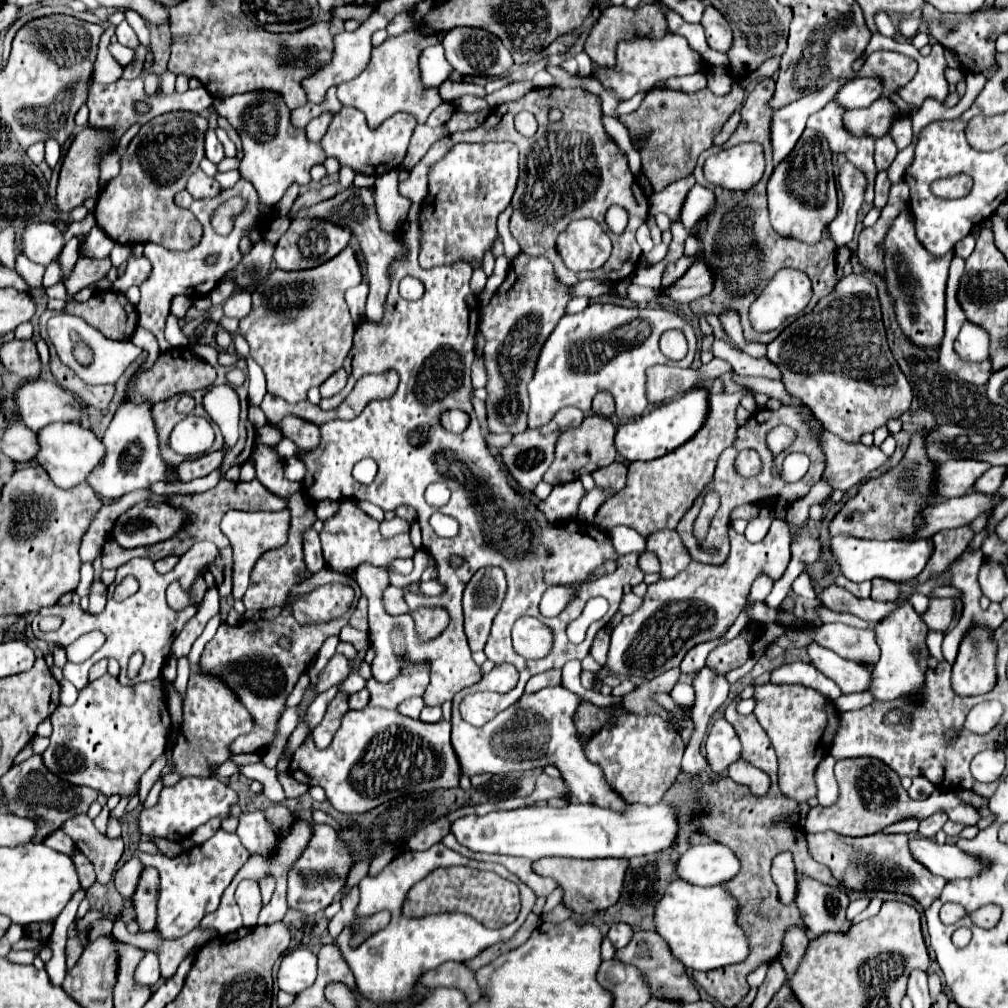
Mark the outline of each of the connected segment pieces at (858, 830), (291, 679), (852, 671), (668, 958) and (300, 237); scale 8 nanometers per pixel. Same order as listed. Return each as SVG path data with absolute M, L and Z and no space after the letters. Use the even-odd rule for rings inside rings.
M871 757L839 759L835 765L835 779L839 781L839 791L841 791L839 801L831 807L821 807L821 805L811 807L805 817L807 833L833 831L845 837L865 837L879 833L887 825L903 819L923 821L927 819L927 815L933 815L937 811L945 811L951 821L963 825L977 825L981 819L981 813L973 805L965 803L959 795L947 789L935 789L927 801L913 801L907 795L907 791L901 787L899 775L879 759L871 759Z
M323 567L319 573L315 573L309 579L309 583L297 585L293 589L293 595L309 591L309 585L325 585L325 583L335 583L335 581L354 585L355 592L351 610L340 617L339 621L333 621L329 625L301 627L291 617L291 613L285 609L279 619L275 619L275 621L263 619L259 625L253 625L247 621L239 623L239 625L221 623L215 637L205 645L205 651L201 657L201 667L209 673L221 675L225 679L225 683L233 685L233 691L237 691L237 697L241 699L241 703L245 703L245 707L249 709L249 713L253 715L253 721L255 721L253 733L243 735L241 739L237 739L237 743L233 743L233 753L261 753L271 747L279 717L285 711L285 701L287 701L289 693L293 691L293 685L297 683L299 675L309 667L309 663L313 663L313 659L317 657L325 639L331 635L337 635L343 629L343 625L349 623L351 612L362 596L360 588L355 585L355 579L351 575L337 573L331 567ZM281 637L287 637L291 641L289 649L279 645Z
M811 643L807 649L809 649L811 663L819 671L829 675L829 679L833 679L843 693L869 691L871 673L865 667L861 667L861 665L857 665L853 661L847 661L847 659L839 657L837 653L833 653L829 649L823 649L817 643Z
M637 929L633 933L633 939L629 941L629 945L625 945L623 949L619 949L615 953L615 957L619 961L623 961L623 963L637 965L637 969L641 969L647 975L649 987L653 991L653 997L659 997L659 999L675 999L675 1001L681 1001L681 1003L685 1003L685 1001L689 1003L689 1001L697 1001L699 999L699 993L697 993L695 983L685 973L685 965L679 963L679 959L671 953L669 945L661 939L661 935L657 935L657 931Z
M297 219L297 221L291 221L291 227L283 233L283 237L275 247L275 263L279 269L285 269L285 271L313 269L333 259L335 255L339 255L349 243L351 243L351 235L343 227L333 227L331 223L321 223L311 219Z

